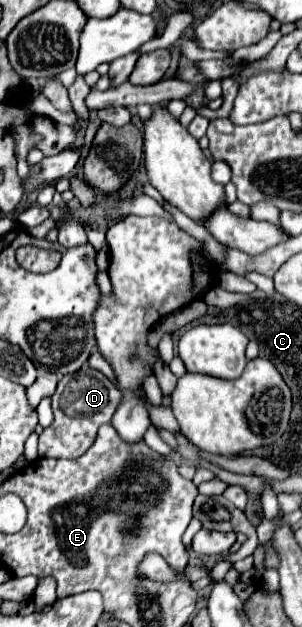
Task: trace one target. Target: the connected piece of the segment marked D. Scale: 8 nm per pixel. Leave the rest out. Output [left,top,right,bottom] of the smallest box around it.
[38,365,122,459]

